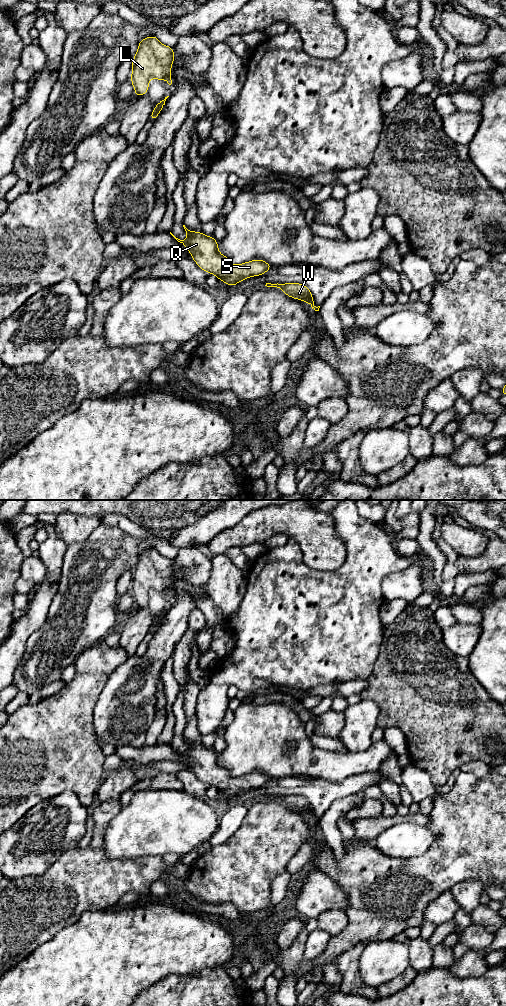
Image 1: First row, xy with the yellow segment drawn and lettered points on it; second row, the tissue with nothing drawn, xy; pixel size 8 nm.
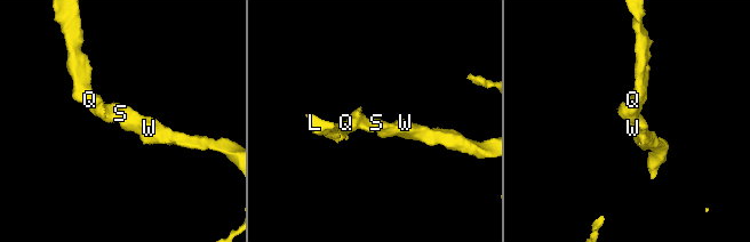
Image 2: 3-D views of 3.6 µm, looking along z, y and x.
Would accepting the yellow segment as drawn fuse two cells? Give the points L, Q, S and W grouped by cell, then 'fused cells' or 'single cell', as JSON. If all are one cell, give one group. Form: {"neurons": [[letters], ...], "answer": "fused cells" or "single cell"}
{"neurons": [["L", "Q", "S", "W"]], "answer": "single cell"}

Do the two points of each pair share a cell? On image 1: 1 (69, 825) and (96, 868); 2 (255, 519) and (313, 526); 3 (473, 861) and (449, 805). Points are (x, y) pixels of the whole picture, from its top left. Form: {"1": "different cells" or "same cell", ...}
{"1": "different cells", "2": "same cell", "3": "same cell"}

